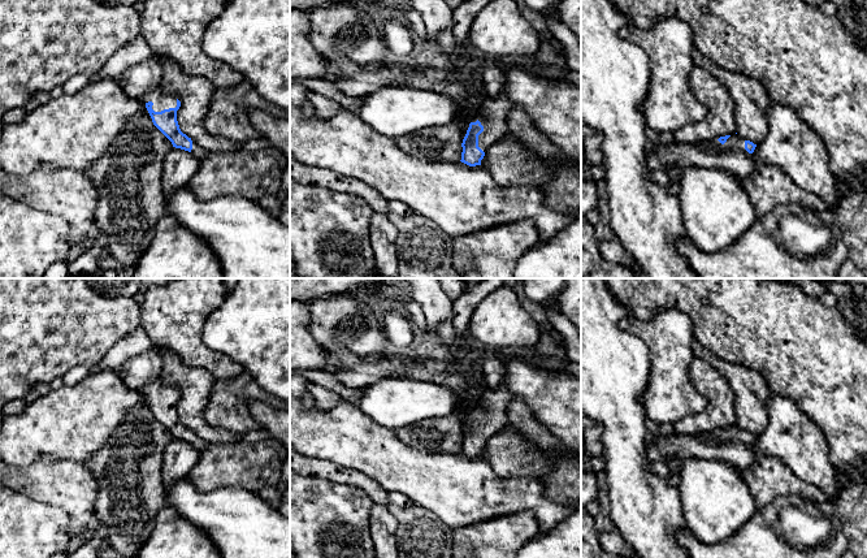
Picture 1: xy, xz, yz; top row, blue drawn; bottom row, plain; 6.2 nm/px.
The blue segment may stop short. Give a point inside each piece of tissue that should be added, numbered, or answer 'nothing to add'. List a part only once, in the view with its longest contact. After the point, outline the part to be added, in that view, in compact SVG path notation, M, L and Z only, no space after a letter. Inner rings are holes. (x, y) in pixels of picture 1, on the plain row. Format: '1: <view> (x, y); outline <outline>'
1: xy (161, 392); outline M160 379L149 382L146 385L142 390L142 393L146 395L148 393L152 393L152 401L155 403L161 403L164 401L175 399L177 398L177 389L165 385Z
2: xz (495, 399); outline M493 380L481 399L482 405L477 411L484 418L484 423L478 427L478 438L487 444L508 423L507 408L515 398L503 382Z

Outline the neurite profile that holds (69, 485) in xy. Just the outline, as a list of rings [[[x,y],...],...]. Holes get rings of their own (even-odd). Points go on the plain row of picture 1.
[[[43,457],[31,466],[13,467],[0,460],[0,484],[31,499],[64,510],[70,535],[82,535],[88,528],[97,485],[83,462],[51,460]]]

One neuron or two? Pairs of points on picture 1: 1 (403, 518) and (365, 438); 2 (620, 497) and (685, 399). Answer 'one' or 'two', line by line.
1: two
2: two

